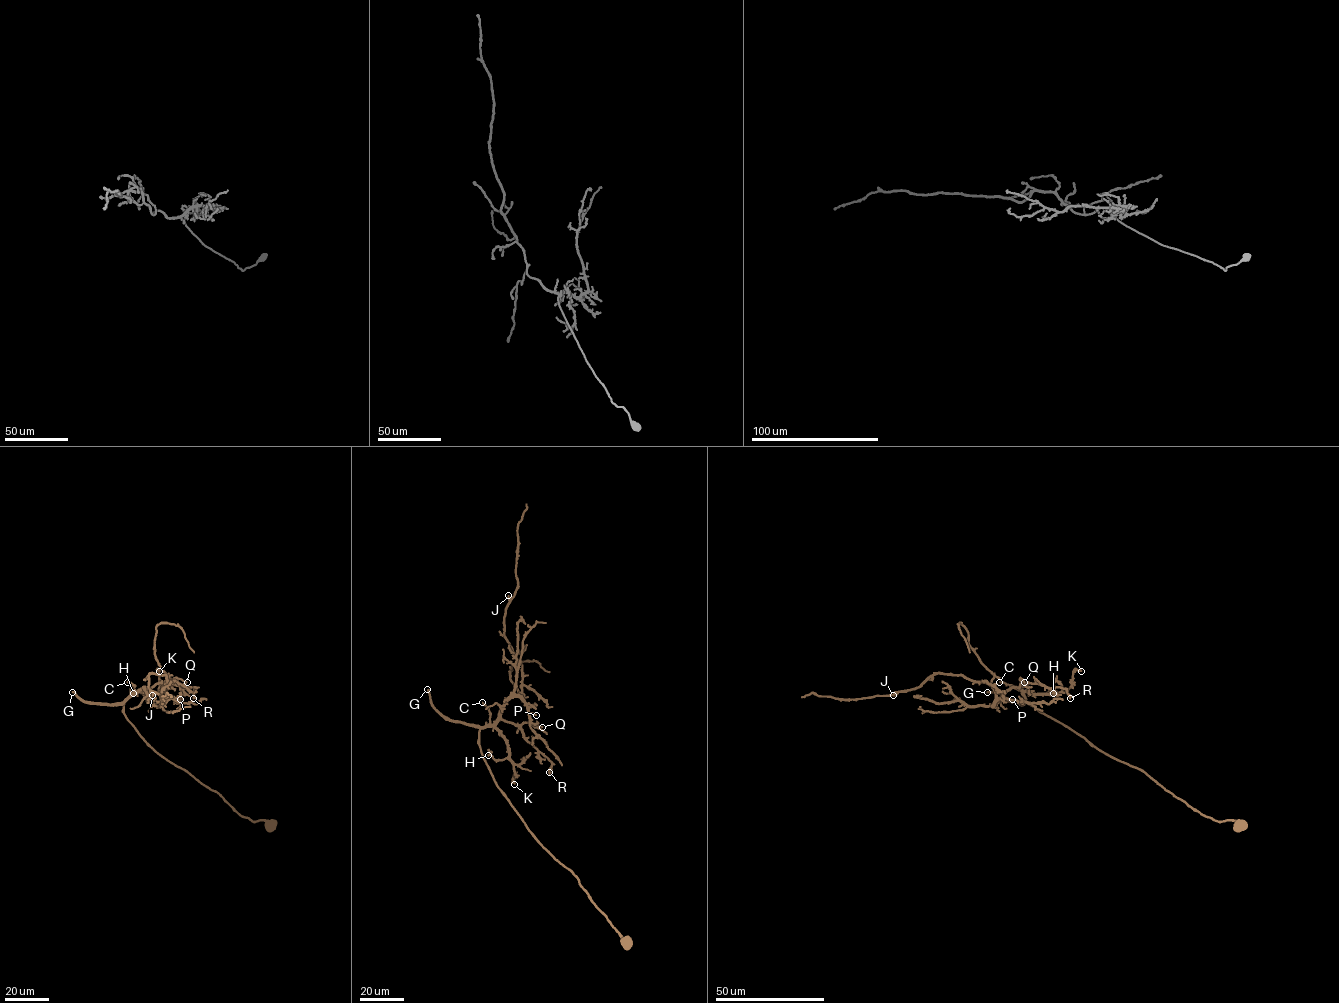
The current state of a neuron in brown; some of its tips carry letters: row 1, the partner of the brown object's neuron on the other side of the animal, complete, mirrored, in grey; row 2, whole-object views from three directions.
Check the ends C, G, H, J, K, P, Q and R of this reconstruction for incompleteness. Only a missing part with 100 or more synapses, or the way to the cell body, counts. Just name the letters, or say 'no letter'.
G

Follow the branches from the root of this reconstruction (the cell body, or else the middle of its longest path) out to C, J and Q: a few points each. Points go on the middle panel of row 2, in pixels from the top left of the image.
C: (626, 941), (578, 879), (537, 839), (497, 785), (479, 745), (479, 730), (490, 723), (490, 715), (482, 702)
J: (626, 941), (528, 828), (483, 756), (479, 729), (521, 699), (522, 665), (504, 634), (508, 595)
Q: (626, 941), (578, 879), (528, 828), (497, 785), (483, 756), (480, 728), (500, 719), (542, 727)

